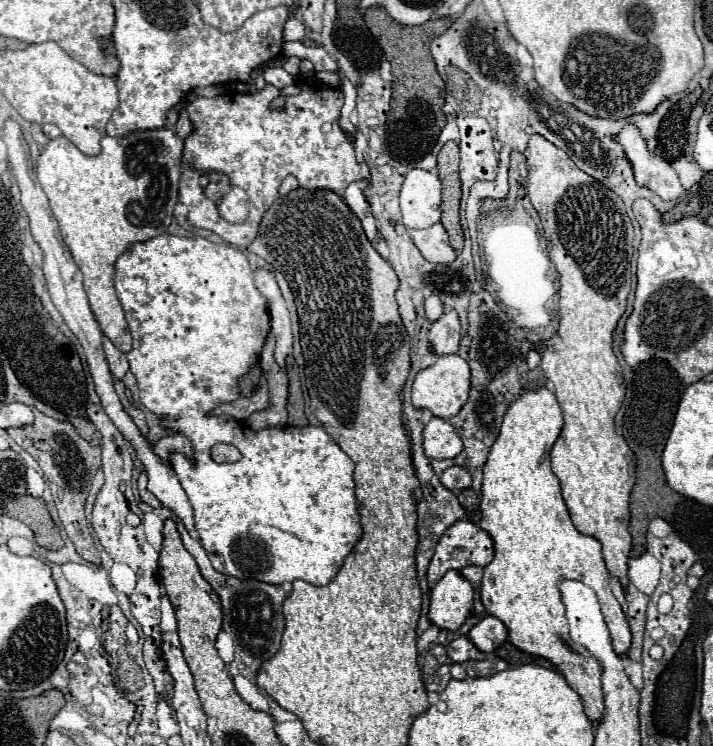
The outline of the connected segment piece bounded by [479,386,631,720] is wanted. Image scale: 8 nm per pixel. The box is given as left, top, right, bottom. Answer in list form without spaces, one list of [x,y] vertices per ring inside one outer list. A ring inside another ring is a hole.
[[[545,386],[539,390],[525,390],[507,406],[499,436],[483,466],[479,528],[491,536],[495,556],[483,570],[481,602],[491,616],[499,618],[509,628],[509,640],[513,646],[527,654],[551,660],[567,678],[569,686],[581,696],[589,720],[601,720],[605,710],[601,666],[583,646],[571,642],[557,582],[561,582],[561,578],[577,578],[597,592],[601,612],[615,638],[617,654],[629,650],[631,632],[627,618],[609,588],[609,572],[601,556],[601,544],[597,538],[581,534],[573,526],[561,496],[559,480],[551,470],[549,452],[561,428],[561,408],[555,394]],[[493,456],[499,456],[501,460],[501,464],[497,460],[495,470]],[[495,502],[511,504],[511,508],[505,508],[505,520],[499,520],[495,508],[487,506]],[[497,544],[501,556],[497,556]]]

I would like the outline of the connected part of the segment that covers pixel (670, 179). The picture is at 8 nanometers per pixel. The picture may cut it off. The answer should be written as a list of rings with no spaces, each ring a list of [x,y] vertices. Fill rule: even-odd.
[[[635,124],[625,126],[625,130],[621,130],[617,140],[625,146],[627,158],[633,162],[635,180],[639,186],[647,186],[663,200],[671,202],[679,200],[685,194],[673,166],[649,150],[647,142],[639,136]]]

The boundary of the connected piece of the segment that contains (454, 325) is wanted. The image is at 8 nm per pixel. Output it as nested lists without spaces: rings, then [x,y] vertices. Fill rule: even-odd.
[[[447,308],[445,314],[431,324],[429,328],[429,344],[433,348],[435,356],[443,356],[443,354],[455,354],[459,348],[459,340],[461,340],[461,326],[459,326],[459,318],[457,312],[453,308]]]

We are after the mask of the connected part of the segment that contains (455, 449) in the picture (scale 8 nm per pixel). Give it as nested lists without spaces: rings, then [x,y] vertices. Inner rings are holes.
[[[431,418],[423,430],[423,450],[427,458],[445,460],[455,458],[463,450],[463,442],[447,420]]]

